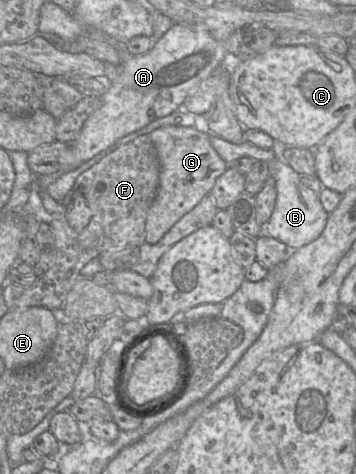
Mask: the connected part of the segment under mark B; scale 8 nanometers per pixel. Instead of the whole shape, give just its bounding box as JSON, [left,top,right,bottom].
[209,134,329,250]

